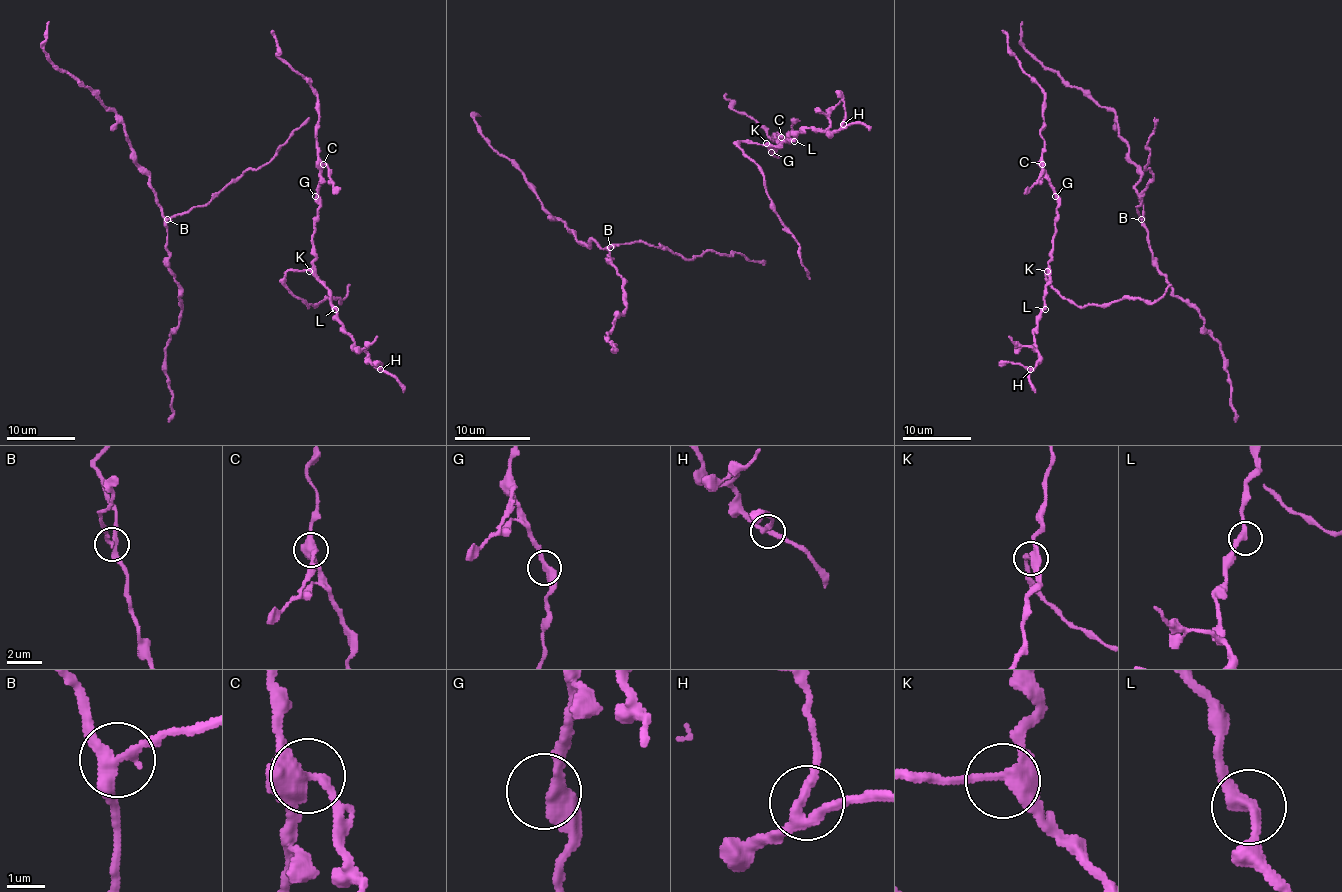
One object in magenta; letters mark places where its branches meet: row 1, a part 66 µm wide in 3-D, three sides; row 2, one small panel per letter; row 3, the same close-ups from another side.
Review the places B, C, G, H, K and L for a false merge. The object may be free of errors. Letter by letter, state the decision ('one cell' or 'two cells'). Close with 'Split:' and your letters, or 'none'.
B: two cells
C: one cell
G: one cell
H: one cell
K: one cell
L: one cell
Split: B

